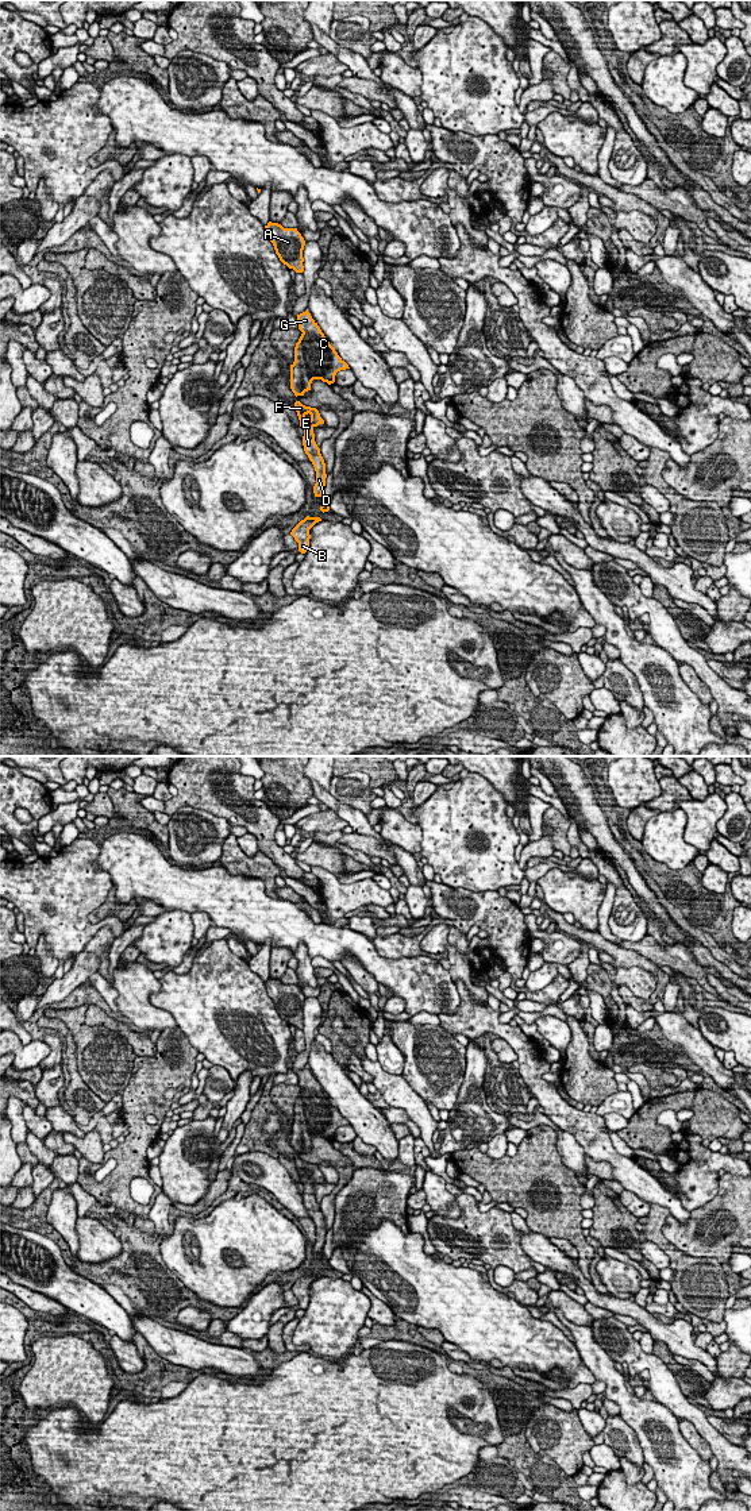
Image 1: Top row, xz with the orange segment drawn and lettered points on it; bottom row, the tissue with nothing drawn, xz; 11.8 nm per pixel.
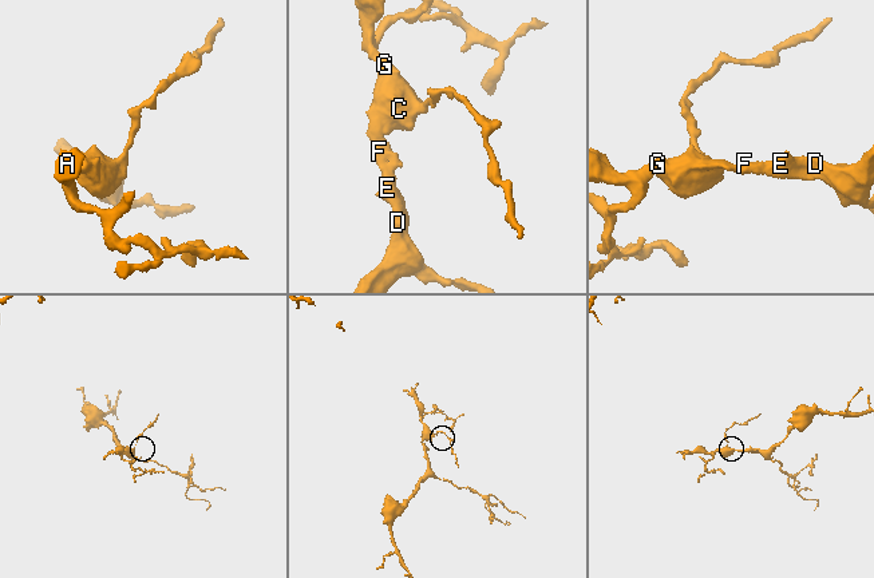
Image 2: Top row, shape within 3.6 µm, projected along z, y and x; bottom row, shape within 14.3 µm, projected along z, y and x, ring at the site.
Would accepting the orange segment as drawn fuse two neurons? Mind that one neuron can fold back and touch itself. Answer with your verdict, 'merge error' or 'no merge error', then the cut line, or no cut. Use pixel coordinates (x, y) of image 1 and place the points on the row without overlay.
no merge error; cut none

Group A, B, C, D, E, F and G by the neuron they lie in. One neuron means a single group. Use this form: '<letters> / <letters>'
A B C D E F G

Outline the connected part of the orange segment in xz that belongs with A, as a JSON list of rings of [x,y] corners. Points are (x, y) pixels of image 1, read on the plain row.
[[[269,978],[265,982],[265,987],[280,1017],[296,1029],[303,1029],[303,1006],[305,997],[297,984],[284,984],[278,979]]]

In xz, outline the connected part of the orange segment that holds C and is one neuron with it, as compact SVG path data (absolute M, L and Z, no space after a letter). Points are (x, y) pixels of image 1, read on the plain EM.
M308 1067L297 1071L297 1076L303 1090L296 1099L294 1118L290 1121L290 1145L296 1153L311 1146L313 1136L331 1141L338 1128L350 1125Z

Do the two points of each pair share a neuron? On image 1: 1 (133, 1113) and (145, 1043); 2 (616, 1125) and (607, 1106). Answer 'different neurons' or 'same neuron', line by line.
1: different neurons
2: different neurons

